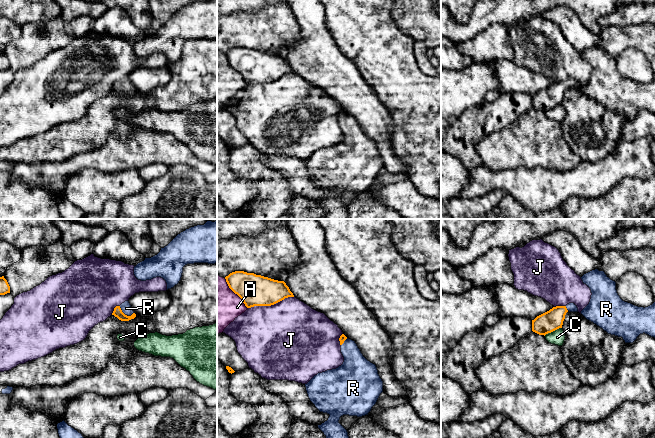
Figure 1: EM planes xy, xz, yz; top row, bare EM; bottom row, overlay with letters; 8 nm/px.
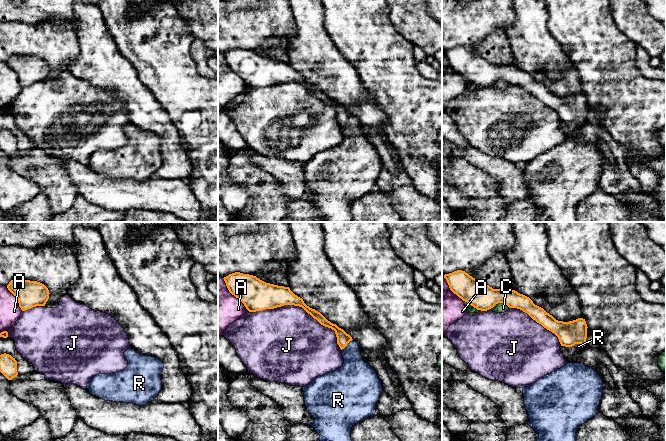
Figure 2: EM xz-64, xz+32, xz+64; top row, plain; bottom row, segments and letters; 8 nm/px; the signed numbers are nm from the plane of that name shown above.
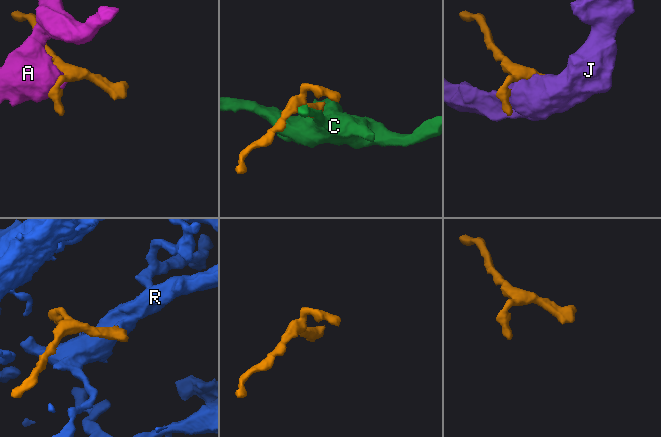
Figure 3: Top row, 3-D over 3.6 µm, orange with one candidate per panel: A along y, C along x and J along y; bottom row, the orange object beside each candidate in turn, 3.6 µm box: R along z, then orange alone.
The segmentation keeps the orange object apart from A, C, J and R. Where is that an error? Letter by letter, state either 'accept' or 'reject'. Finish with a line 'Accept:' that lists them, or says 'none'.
A: reject
C: reject
J: reject
R: accept
Accept: R

